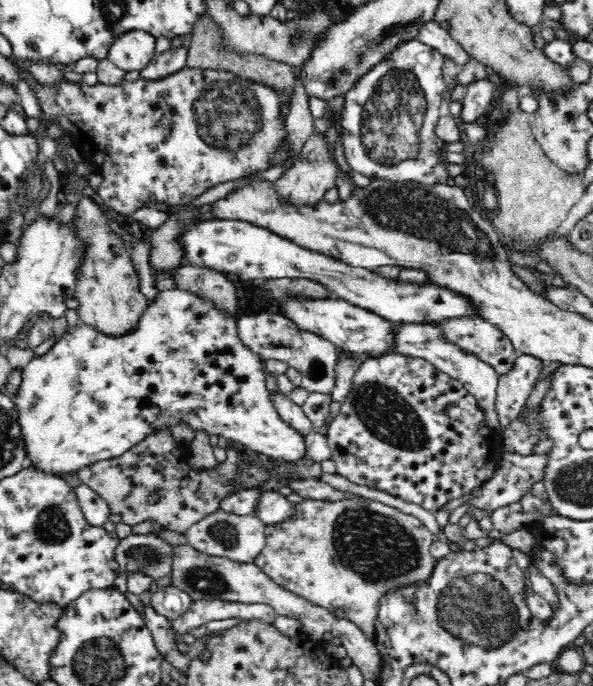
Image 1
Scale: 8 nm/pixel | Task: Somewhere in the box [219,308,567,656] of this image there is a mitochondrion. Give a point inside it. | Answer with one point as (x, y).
(375, 547)

